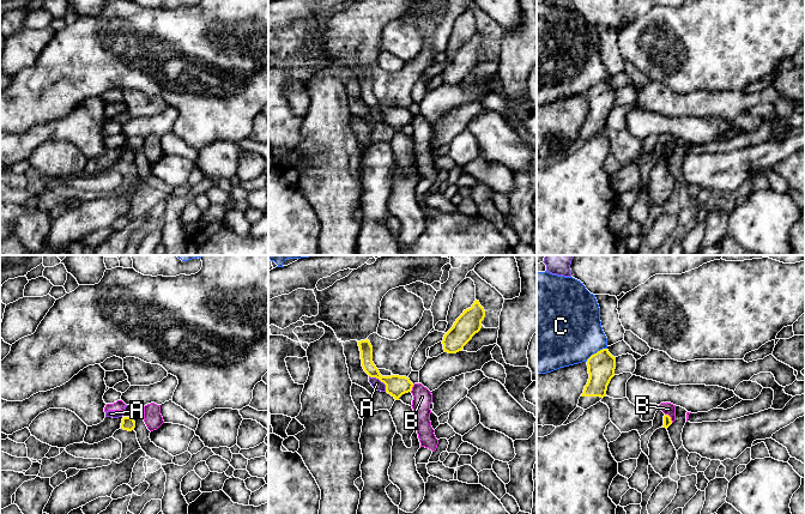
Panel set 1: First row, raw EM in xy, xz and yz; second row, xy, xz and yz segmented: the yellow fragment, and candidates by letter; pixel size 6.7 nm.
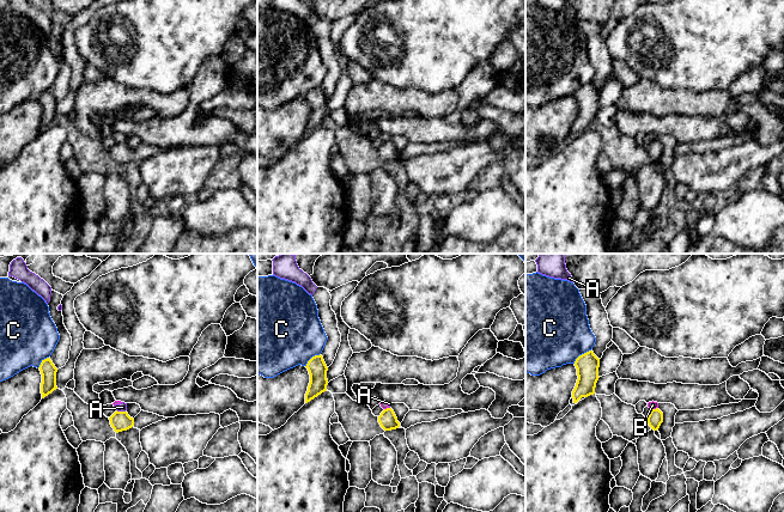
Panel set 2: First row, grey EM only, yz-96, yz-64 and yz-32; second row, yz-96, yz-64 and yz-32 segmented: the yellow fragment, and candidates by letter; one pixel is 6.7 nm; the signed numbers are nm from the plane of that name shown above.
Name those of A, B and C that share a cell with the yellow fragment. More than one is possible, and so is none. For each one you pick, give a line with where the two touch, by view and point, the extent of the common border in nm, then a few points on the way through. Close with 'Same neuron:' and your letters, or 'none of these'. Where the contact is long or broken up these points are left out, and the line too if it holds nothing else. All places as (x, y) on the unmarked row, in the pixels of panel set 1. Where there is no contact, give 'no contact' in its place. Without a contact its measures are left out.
Same neuron: none of these

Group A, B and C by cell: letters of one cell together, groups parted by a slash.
A B / C

